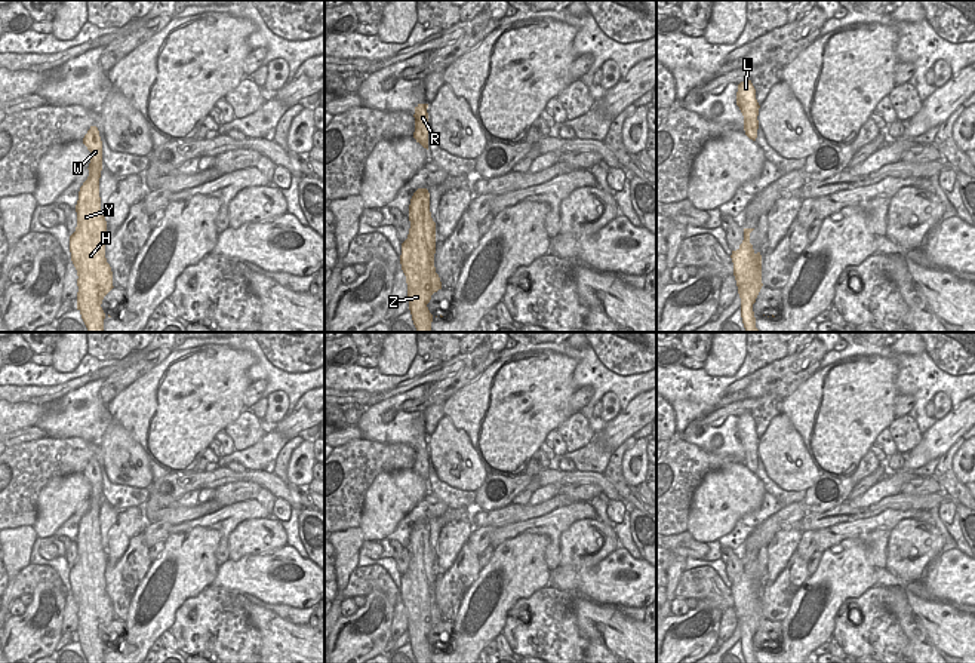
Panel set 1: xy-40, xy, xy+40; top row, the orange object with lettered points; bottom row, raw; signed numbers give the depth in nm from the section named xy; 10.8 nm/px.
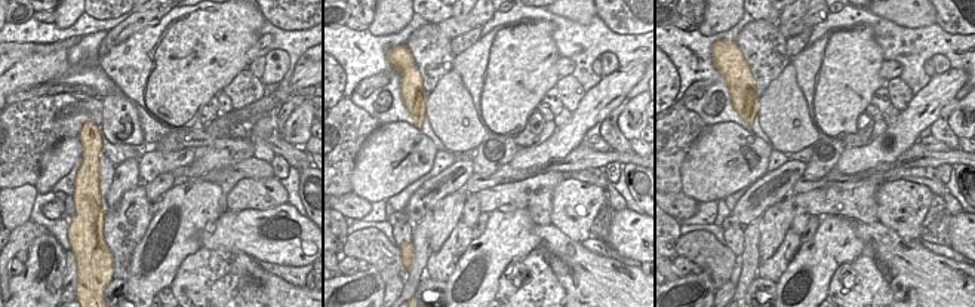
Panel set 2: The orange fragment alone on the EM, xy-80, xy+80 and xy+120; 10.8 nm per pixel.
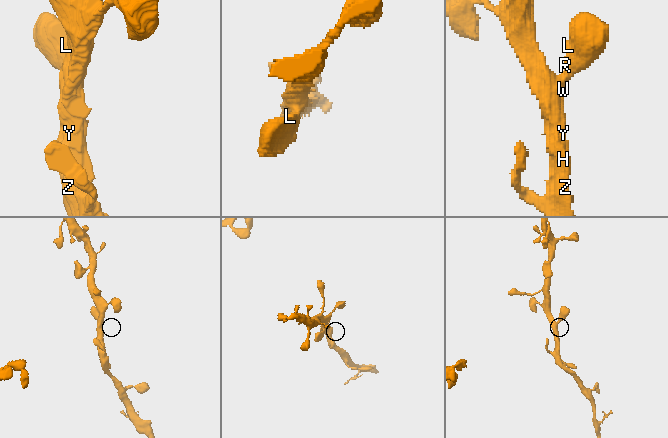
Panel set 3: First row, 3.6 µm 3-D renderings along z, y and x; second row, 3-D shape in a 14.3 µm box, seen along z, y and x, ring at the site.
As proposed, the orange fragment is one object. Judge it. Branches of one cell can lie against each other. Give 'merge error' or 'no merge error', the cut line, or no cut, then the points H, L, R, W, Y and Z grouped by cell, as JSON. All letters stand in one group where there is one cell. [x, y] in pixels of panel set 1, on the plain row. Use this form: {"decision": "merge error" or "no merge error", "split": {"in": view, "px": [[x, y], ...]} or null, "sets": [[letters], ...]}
{"decision": "no merge error", "split": null, "sets": [["H", "L", "R", "W", "Y", "Z"]]}

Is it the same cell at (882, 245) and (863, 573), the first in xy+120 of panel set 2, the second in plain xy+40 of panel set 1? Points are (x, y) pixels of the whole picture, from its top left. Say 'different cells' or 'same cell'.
different cells

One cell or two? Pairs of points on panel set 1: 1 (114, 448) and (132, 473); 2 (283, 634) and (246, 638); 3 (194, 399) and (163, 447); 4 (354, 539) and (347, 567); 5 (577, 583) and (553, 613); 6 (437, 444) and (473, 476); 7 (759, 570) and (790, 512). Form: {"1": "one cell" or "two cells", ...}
{"1": "one cell", "2": "two cells", "3": "one cell", "4": "one cell", "5": "two cells", "6": "one cell", "7": "two cells"}

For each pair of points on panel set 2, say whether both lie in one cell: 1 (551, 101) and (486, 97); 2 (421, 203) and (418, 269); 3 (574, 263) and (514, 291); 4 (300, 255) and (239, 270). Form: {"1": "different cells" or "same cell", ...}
{"1": "different cells", "2": "different cells", "3": "different cells", "4": "different cells"}

